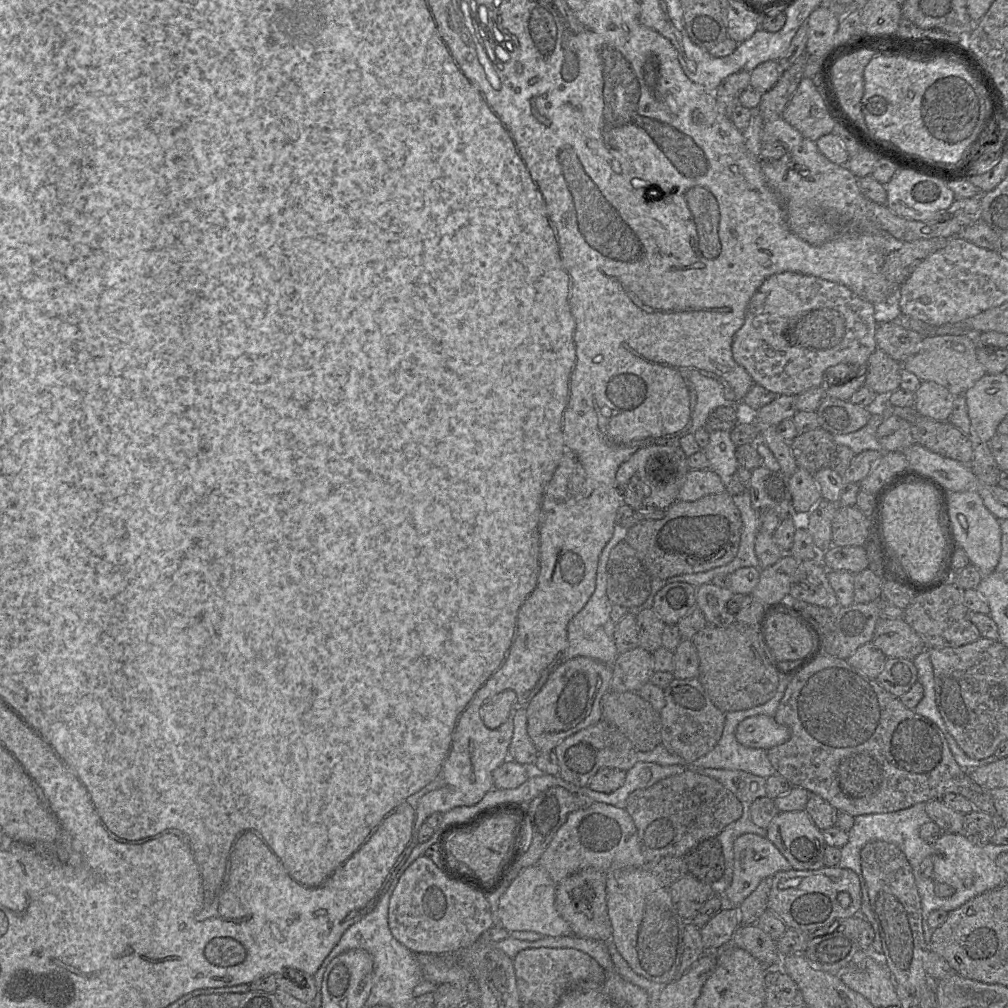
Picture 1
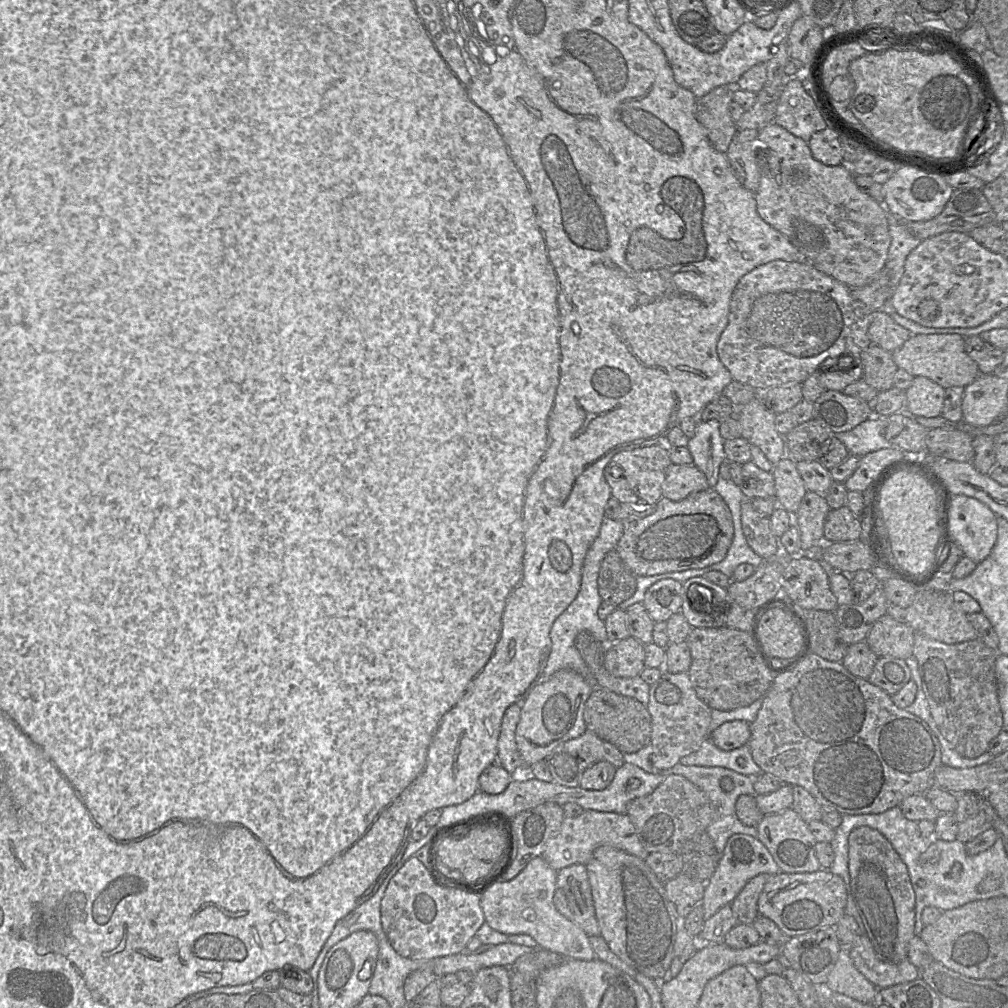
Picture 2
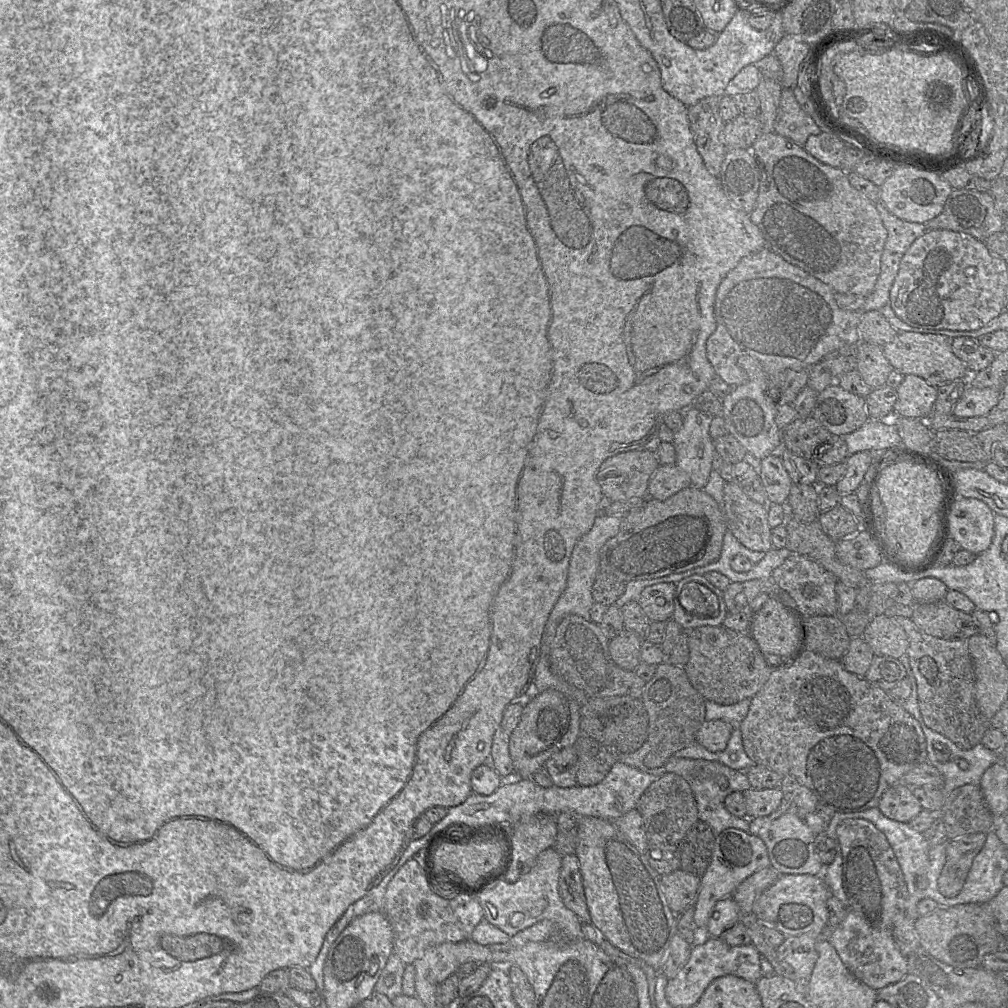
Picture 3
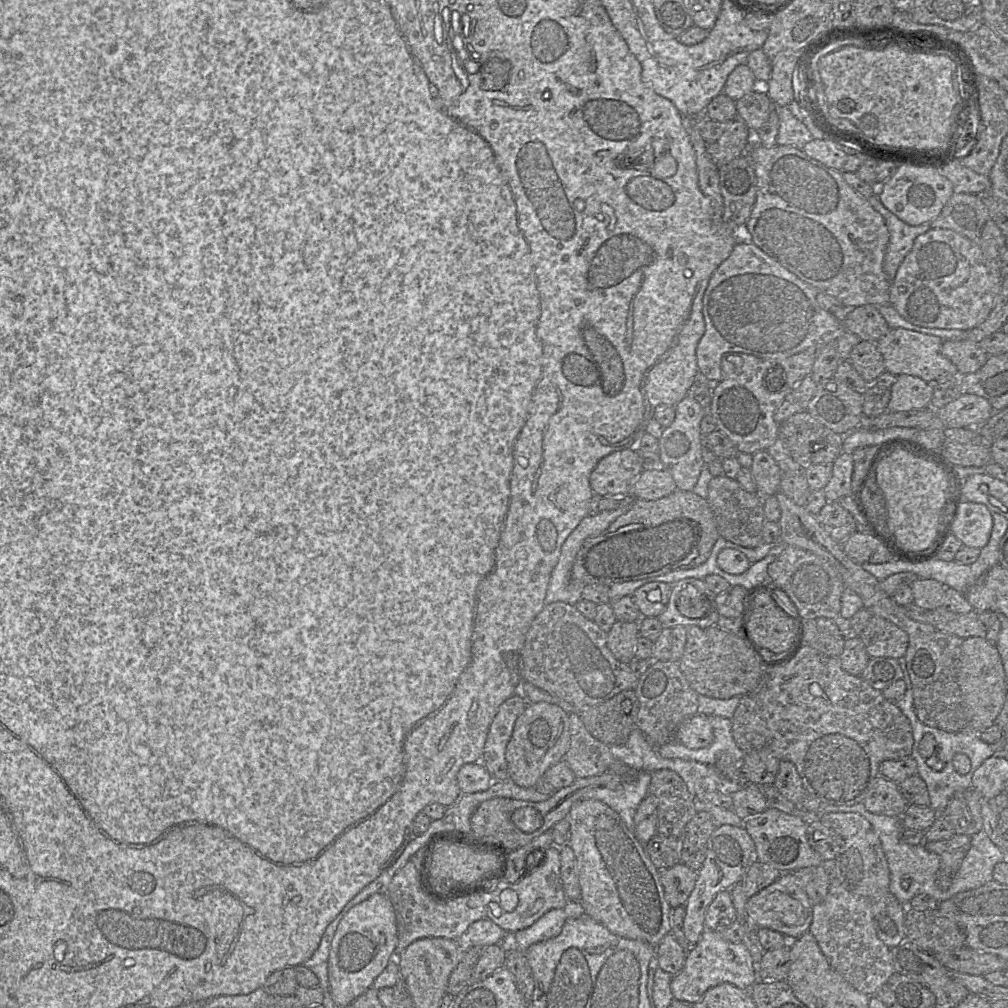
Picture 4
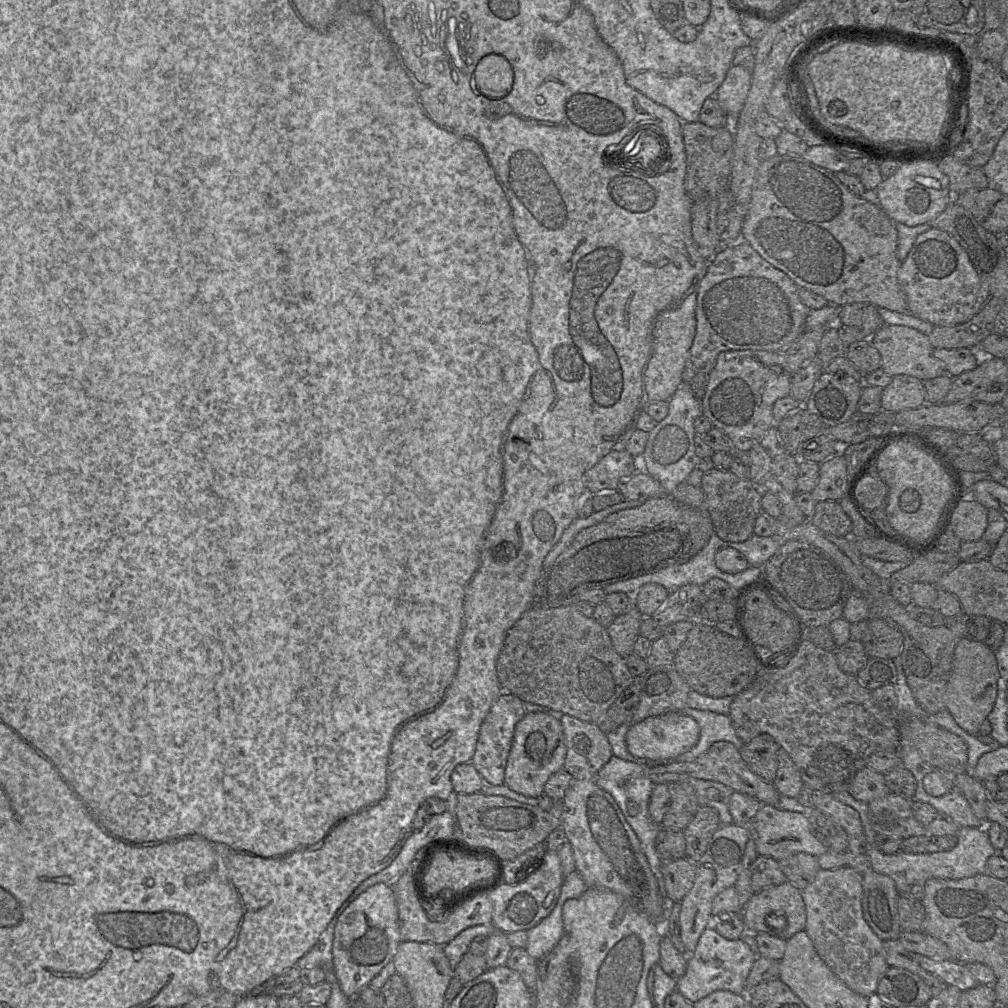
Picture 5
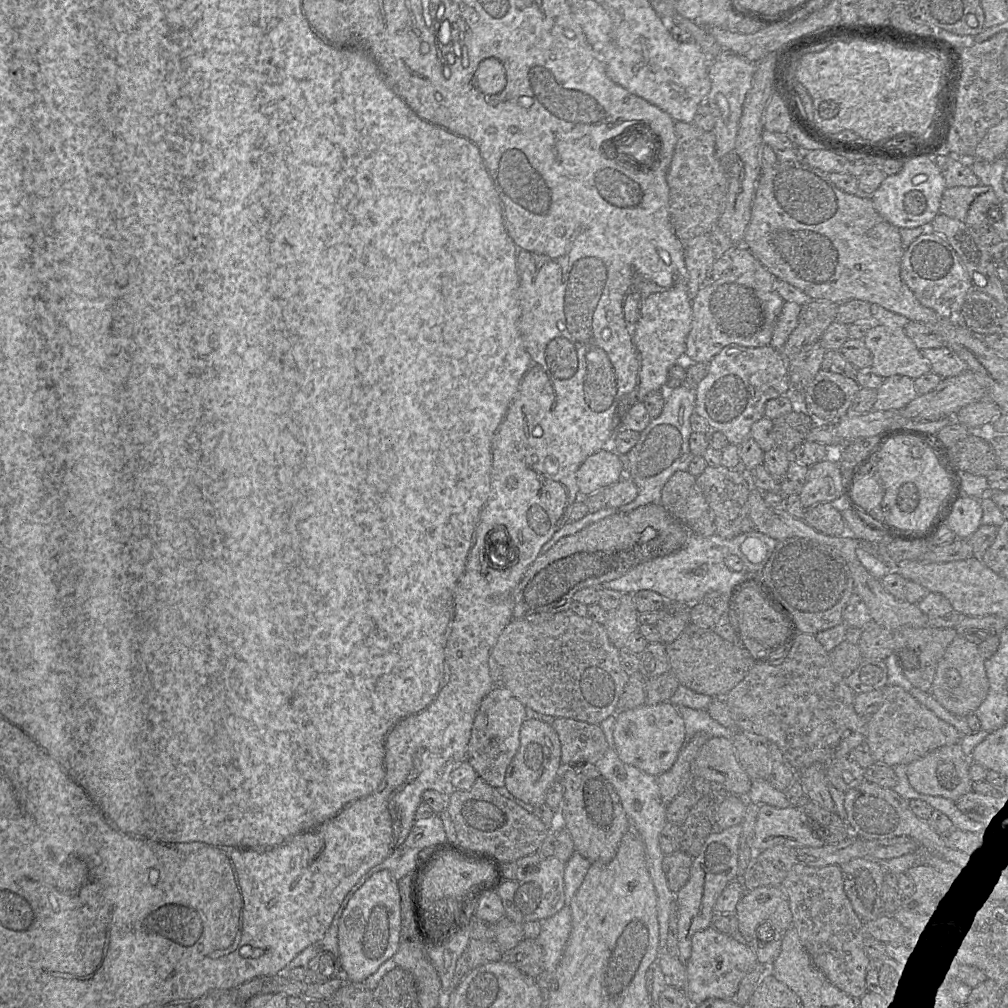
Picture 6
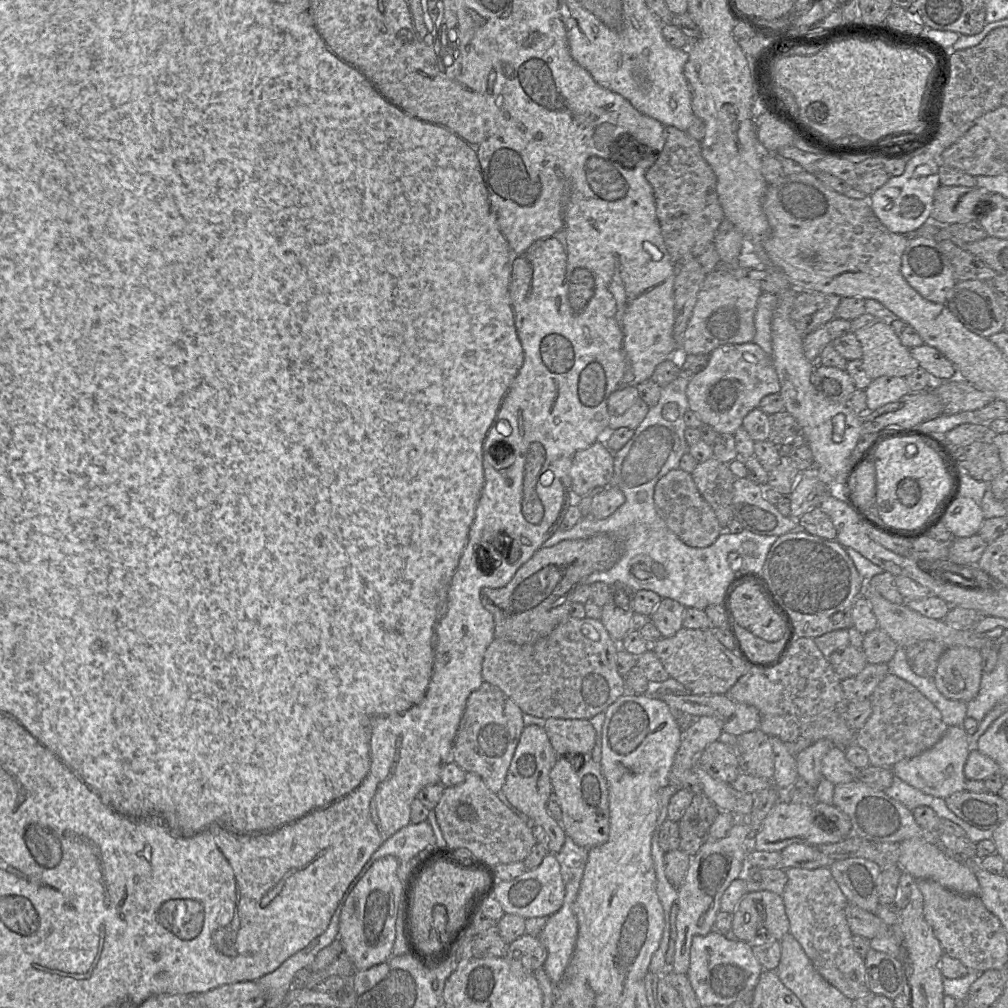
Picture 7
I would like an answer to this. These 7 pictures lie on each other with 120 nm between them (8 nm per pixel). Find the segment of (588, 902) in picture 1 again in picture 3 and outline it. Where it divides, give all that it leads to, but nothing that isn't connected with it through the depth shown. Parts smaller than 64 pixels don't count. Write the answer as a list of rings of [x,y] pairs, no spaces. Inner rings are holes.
[[[575,854],[562,856],[559,894],[564,905],[573,911],[581,923],[592,923],[584,893],[579,861]]]

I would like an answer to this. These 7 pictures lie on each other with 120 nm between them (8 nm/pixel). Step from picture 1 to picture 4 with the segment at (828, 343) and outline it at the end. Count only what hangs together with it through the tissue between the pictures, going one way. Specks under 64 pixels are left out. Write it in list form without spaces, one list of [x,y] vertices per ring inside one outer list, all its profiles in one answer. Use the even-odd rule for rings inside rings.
[[[737,243],[734,246],[729,257],[725,259],[713,272],[703,296],[702,312],[705,321],[705,333],[699,340],[696,348],[698,370],[709,380],[719,382],[722,377],[721,360],[724,354],[744,353],[767,360],[782,360],[784,358],[788,358],[790,356],[803,352],[810,347],[822,347],[830,342],[835,341],[845,330],[843,323],[839,321],[831,312],[828,312],[820,307],[816,300],[818,292],[818,289],[800,280],[796,275],[788,271],[786,268],[784,268],[782,265],[780,265],[778,262],[768,256],[754,243]]]

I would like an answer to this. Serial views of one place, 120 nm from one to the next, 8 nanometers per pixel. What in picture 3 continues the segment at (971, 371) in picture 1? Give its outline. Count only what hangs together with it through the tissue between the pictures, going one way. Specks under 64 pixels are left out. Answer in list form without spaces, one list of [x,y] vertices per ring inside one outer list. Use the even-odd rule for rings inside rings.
[[[898,332],[893,341],[882,347],[893,369],[902,375],[913,374],[930,385],[939,387],[956,380],[966,380],[971,375],[966,365],[955,356],[951,348],[953,338],[915,332]]]

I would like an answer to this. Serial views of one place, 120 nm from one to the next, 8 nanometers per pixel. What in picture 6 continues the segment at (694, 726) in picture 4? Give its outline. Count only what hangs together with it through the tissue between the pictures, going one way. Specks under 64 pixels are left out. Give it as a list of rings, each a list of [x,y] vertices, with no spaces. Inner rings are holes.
[[[670,702],[653,706],[644,704],[634,709],[617,711],[613,739],[614,750],[623,763],[657,777],[672,768],[686,744],[685,725],[677,707]]]

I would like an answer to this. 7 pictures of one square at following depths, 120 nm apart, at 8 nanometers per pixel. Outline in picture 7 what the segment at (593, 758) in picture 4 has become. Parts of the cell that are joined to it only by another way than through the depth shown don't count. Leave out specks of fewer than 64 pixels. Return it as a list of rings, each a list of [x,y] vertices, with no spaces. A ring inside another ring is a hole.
[[[549,718],[544,730],[558,757],[591,755],[596,735],[589,720]]]

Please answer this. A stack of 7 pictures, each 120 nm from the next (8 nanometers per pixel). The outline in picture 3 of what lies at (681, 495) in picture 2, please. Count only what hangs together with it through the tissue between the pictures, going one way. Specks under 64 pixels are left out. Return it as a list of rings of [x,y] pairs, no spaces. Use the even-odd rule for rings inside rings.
[[[676,465],[659,466],[649,480],[648,498],[665,500],[690,486],[688,474]]]

